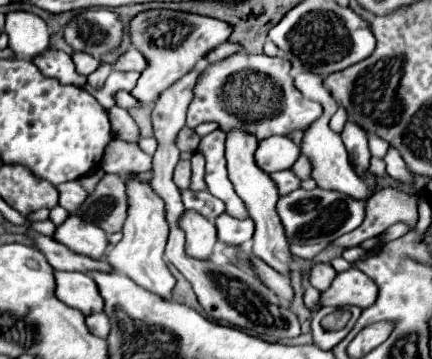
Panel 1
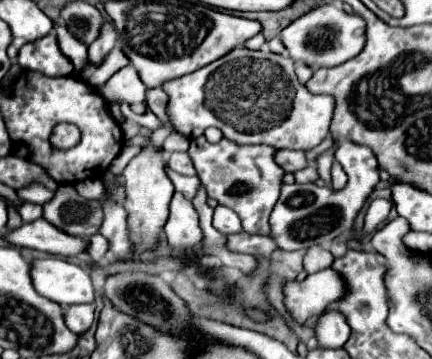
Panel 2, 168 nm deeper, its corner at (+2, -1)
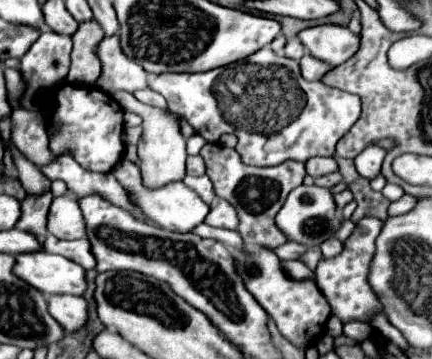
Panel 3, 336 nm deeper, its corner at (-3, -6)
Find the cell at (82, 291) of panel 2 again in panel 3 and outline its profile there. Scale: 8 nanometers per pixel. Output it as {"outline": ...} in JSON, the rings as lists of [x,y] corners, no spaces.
{"outline":[[[45,251],[15,255],[13,273],[45,295],[83,295],[87,289],[85,269],[81,265],[69,261],[67,257],[51,255]]]}

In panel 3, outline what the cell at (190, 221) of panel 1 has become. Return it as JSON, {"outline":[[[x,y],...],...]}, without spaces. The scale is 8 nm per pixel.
{"outline":[[[121,159],[117,163],[117,167],[113,167],[113,175],[129,191],[131,201],[149,217],[149,221],[163,227],[163,229],[177,231],[177,233],[189,233],[193,227],[203,223],[205,215],[209,213],[209,205],[191,187],[187,187],[183,181],[173,181],[173,183],[167,183],[163,187],[149,189],[149,187],[143,185],[139,165],[135,165],[127,159]]]}

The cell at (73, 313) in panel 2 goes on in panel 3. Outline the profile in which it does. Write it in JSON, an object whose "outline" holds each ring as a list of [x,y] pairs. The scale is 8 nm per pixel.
{"outline":[[[49,295],[45,297],[49,315],[65,329],[65,331],[77,331],[81,325],[85,325],[87,319],[87,303],[83,297],[75,295]]]}

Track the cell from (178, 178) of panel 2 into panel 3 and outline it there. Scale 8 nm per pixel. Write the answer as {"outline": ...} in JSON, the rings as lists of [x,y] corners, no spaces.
{"outline":[[[185,175],[183,181],[189,183],[189,187],[193,187],[201,195],[201,199],[205,199],[205,203],[211,205],[215,201],[213,183],[211,183],[211,179],[207,175],[201,175],[201,177],[197,177],[197,175]]]}

